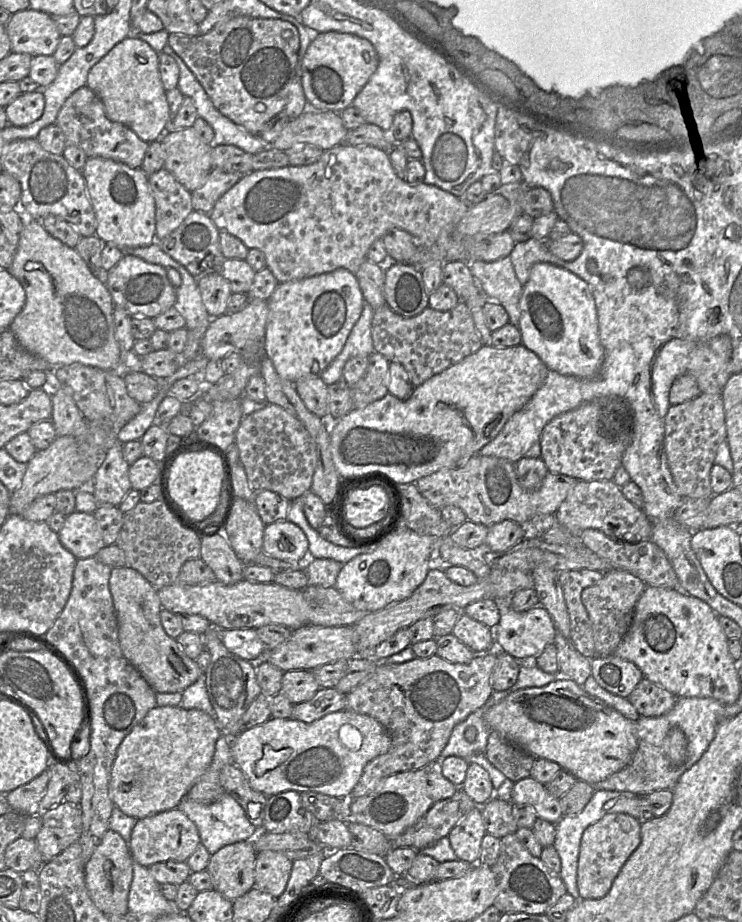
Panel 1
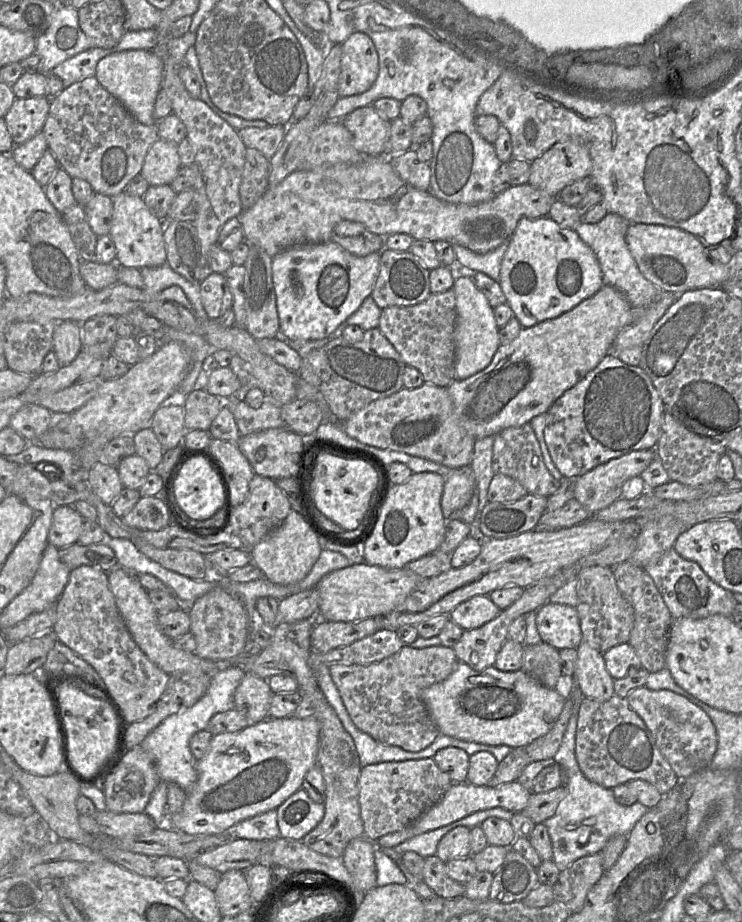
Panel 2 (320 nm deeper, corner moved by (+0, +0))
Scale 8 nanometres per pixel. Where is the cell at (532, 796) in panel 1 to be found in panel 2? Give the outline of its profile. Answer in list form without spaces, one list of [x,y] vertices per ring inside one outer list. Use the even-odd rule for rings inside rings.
[[[518,781],[505,783],[497,787],[476,786],[470,783],[454,783],[443,798],[423,813],[414,823],[400,831],[382,836],[376,841],[377,846],[386,849],[394,848],[413,836],[444,827],[482,810],[504,808],[513,813],[522,813],[528,804],[531,794],[532,792],[524,788]]]

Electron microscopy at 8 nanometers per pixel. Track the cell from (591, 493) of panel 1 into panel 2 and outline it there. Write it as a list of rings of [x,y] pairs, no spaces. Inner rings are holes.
[[[576,499],[568,501],[563,507],[545,512],[535,529],[554,531],[570,528],[588,520],[592,515]]]

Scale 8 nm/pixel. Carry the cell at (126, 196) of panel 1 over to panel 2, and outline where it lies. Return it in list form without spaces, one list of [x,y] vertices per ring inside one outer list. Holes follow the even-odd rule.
[[[126,191],[114,197],[112,224],[108,236],[116,248],[116,264],[120,267],[137,269],[166,264],[164,226],[165,222],[149,210],[143,197],[131,195]]]

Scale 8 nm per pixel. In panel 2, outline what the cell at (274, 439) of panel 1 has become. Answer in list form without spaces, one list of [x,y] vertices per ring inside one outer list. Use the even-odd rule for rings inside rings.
[[[231,396],[224,404],[232,412],[240,436],[271,428],[286,428],[281,417],[281,406],[267,400],[259,408],[252,408],[242,397]]]

